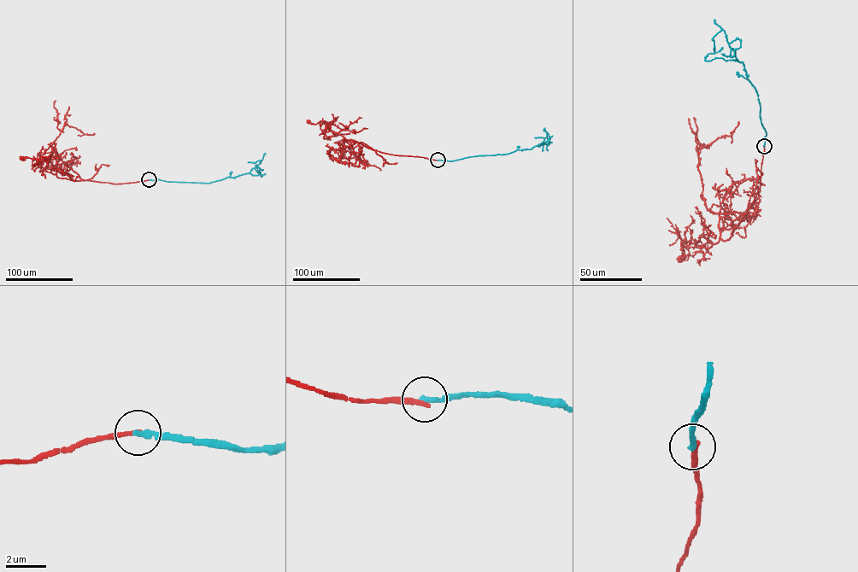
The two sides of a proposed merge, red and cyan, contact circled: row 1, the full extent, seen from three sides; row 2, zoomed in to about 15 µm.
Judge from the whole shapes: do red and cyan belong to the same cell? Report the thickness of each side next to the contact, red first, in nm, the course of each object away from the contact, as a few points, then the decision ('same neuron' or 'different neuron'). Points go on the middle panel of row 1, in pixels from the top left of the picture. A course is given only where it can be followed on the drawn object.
calibres 240 and 280 nm; course red (437, 160), (378, 151), (361, 142), (347, 140), (329, 130), (325, 121), (315, 124), (308, 121); course cyan (437, 160), (452, 161), (531, 148), (547, 136), (544, 128), (550, 138); different neuron

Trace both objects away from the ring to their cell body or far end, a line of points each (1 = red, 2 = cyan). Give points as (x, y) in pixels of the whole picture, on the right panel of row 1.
1: (764, 146), (760, 189), (731, 236), (724, 241), (720, 239), (709, 248), (683, 247), (680, 259)
2: (764, 146), (766, 133), (761, 105), (743, 63), (705, 60), (721, 47)

